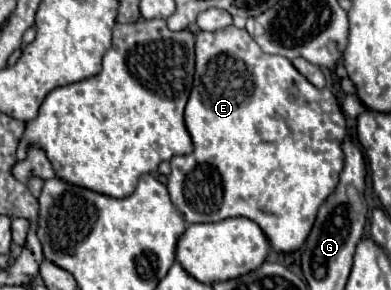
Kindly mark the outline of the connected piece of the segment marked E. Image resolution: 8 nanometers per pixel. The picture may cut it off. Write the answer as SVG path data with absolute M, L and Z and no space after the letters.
M227 26L217 32L199 32L197 34L197 68L195 68L195 82L189 96L189 102L185 106L185 126L193 138L193 152L187 156L173 156L171 158L171 174L167 182L167 190L171 196L171 202L175 208L183 214L187 222L219 222L233 216L245 216L259 224L263 234L269 238L269 244L275 252L295 252L303 246L307 240L313 222L317 218L317 208L335 192L339 174L345 164L343 154L343 142L349 134L347 120L337 104L337 98L329 88L317 90L293 64L291 60L285 60L283 56L273 56L267 52L261 52L261 48L255 44L255 40L247 34L247 30L239 30L237 26Z

